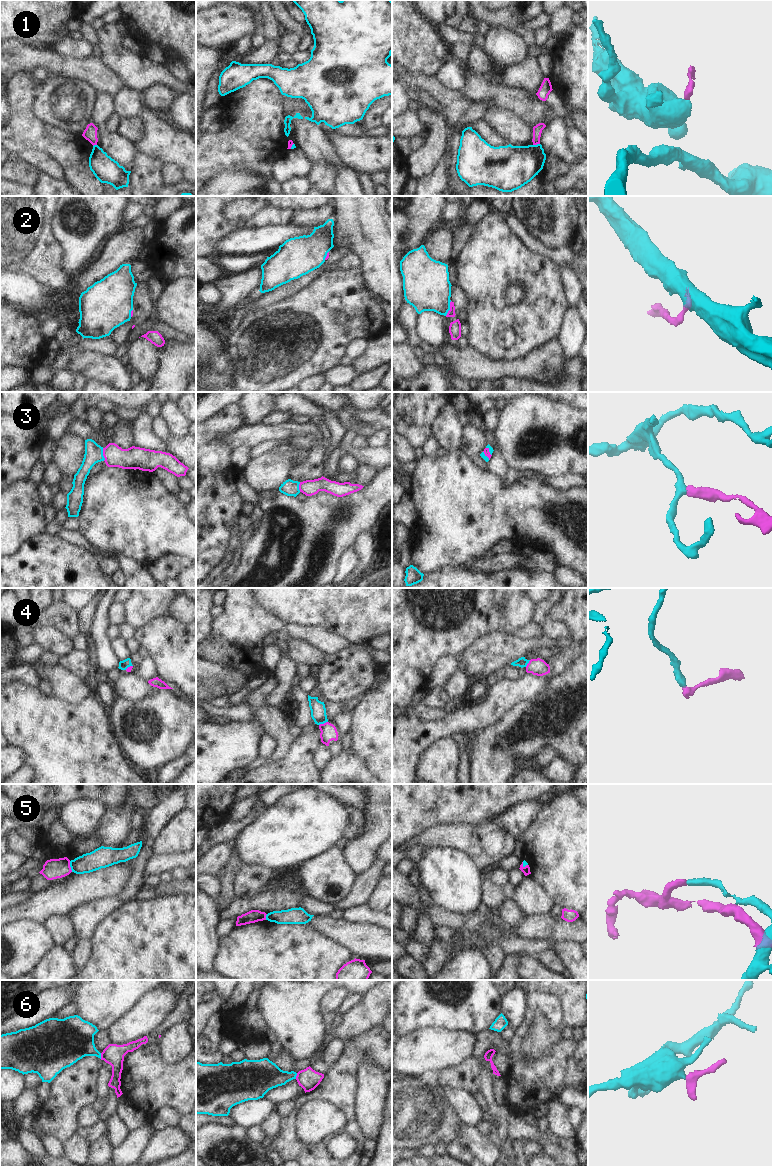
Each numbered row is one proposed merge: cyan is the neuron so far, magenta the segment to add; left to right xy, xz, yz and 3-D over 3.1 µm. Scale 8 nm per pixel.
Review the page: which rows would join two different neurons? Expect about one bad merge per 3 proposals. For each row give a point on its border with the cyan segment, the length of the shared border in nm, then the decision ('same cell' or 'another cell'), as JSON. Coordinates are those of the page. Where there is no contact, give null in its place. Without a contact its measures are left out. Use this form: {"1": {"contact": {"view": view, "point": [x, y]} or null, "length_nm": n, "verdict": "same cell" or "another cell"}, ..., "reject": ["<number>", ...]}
{"1": {"contact": {"view": "yz", "point": [537, 144]}, "length_nm": 60, "verdict": "another cell"}, "2": {"contact": {"view": "yz", "point": [449, 308]}, "length_nm": 130, "verdict": "another cell"}, "3": {"contact": {"view": "xy", "point": [102, 454]}, "length_nm": 110, "verdict": "same cell"}, "4": {"contact": {"view": "xz", "point": [323, 723]}, "length_nm": 80, "verdict": "same cell"}, "5": {"contact": {"view": "xy", "point": [70, 866]}, "length_nm": 90, "verdict": "another cell"}, "6": {"contact": {"view": "xy", "point": [100, 1056]}, "length_nm": 50, "verdict": "another cell"}, "reject": ["1", "2", "5", "6"]}

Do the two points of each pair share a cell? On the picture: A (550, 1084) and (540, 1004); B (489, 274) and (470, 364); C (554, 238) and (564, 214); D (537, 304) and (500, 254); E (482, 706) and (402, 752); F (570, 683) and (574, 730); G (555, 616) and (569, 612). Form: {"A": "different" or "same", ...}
{"A": "same", "B": "different", "C": "same", "D": "same", "E": "same", "F": "same", "G": "same"}

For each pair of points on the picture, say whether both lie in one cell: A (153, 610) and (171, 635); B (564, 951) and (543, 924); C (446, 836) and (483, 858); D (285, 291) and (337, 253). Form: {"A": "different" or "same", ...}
{"A": "different", "B": "different", "C": "same", "D": "same"}

